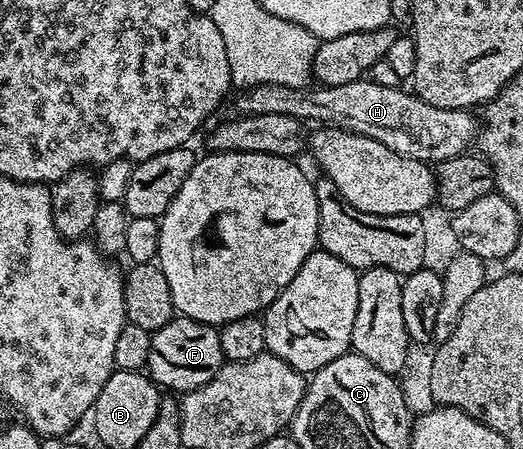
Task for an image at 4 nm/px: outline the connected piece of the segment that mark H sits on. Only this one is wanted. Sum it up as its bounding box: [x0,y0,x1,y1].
[236,79,478,163]

